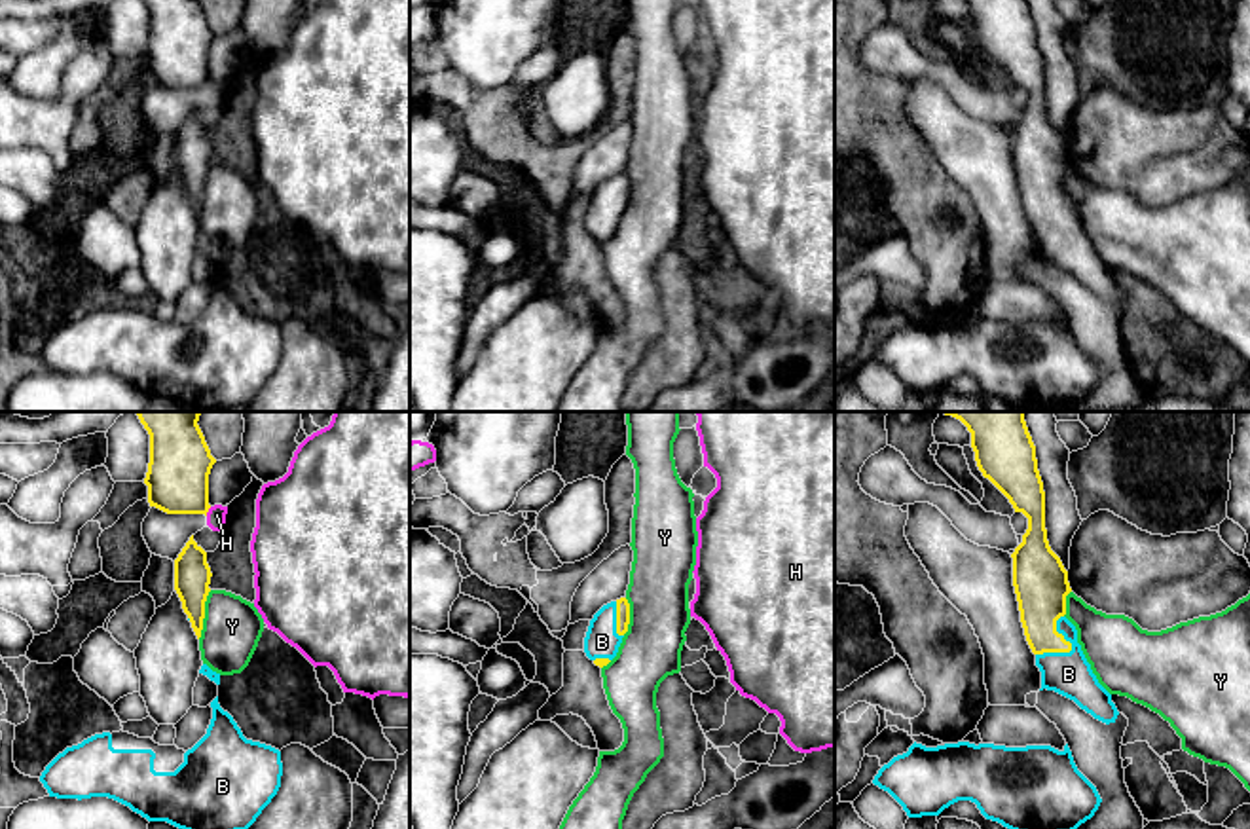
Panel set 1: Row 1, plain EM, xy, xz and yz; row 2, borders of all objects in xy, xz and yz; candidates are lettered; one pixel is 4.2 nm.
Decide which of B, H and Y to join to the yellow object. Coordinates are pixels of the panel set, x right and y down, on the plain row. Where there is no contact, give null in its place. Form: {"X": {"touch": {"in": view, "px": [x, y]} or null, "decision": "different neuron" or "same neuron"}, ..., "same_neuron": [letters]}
{"B": {"touch": {"in": "yz", "px": [1070, 224]}, "decision": "same neuron"}, "H": {"touch": {"in": "xy", "px": [207, 86]}, "decision": "different neuron"}, "Y": {"touch": {"in": "xy", "px": [203, 190]}, "decision": "different neuron"}, "same_neuron": ["B"]}

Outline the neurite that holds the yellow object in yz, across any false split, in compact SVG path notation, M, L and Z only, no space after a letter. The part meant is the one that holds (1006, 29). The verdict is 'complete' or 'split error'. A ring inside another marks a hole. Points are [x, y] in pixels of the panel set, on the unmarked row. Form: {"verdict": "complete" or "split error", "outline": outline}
{"verdict": "split error", "outline": "M965 2L983 51L1009 74L1015 87L1028 93L1022 118L1011 133L1020 197L1041 247L1039 266L1055 266L1094 294L1115 298L1119 286L1112 269L1098 258L1077 218L1075 201L1064 192L1072 163L1068 146L1047 116L1045 66L1028 2Z"}

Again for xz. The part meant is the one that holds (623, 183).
{"verdict": "split error", "outline": "M626 173L603 180L590 195L584 228L599 243L607 241L618 228L630 199L630 178Z"}

